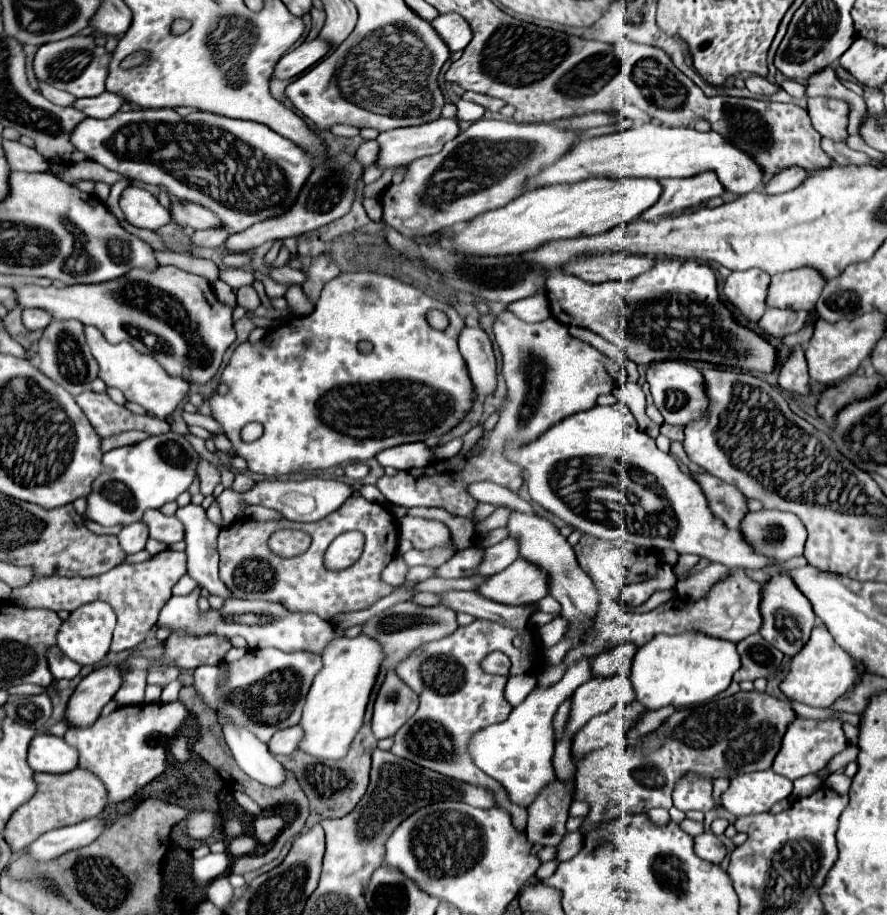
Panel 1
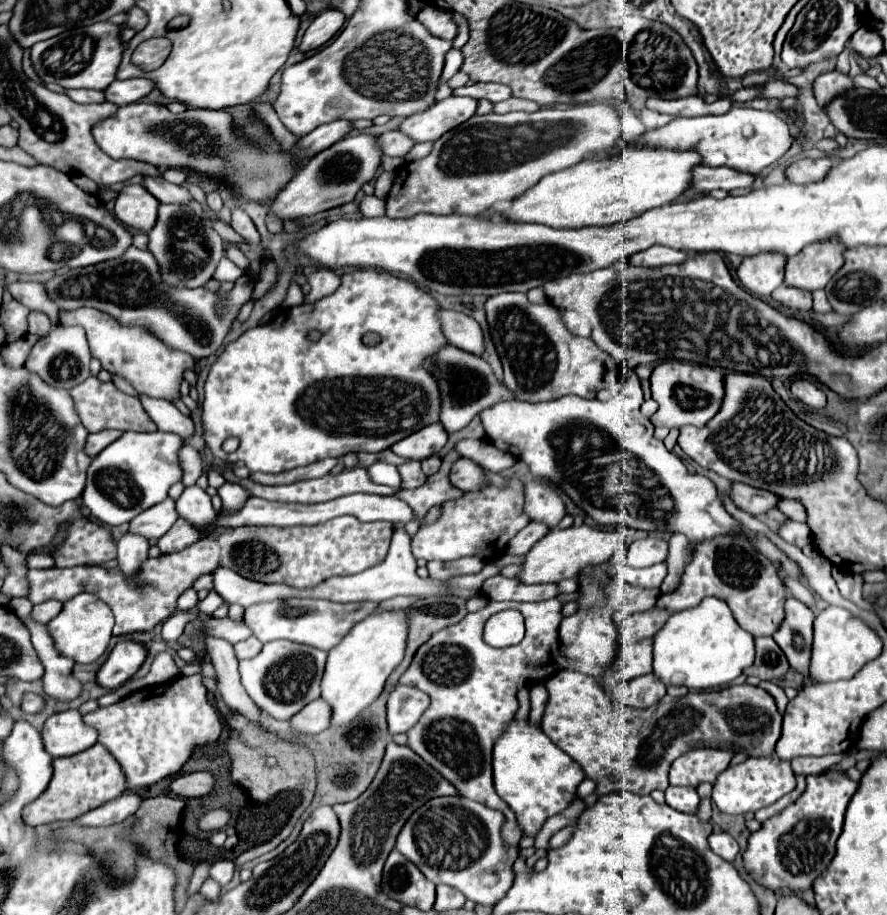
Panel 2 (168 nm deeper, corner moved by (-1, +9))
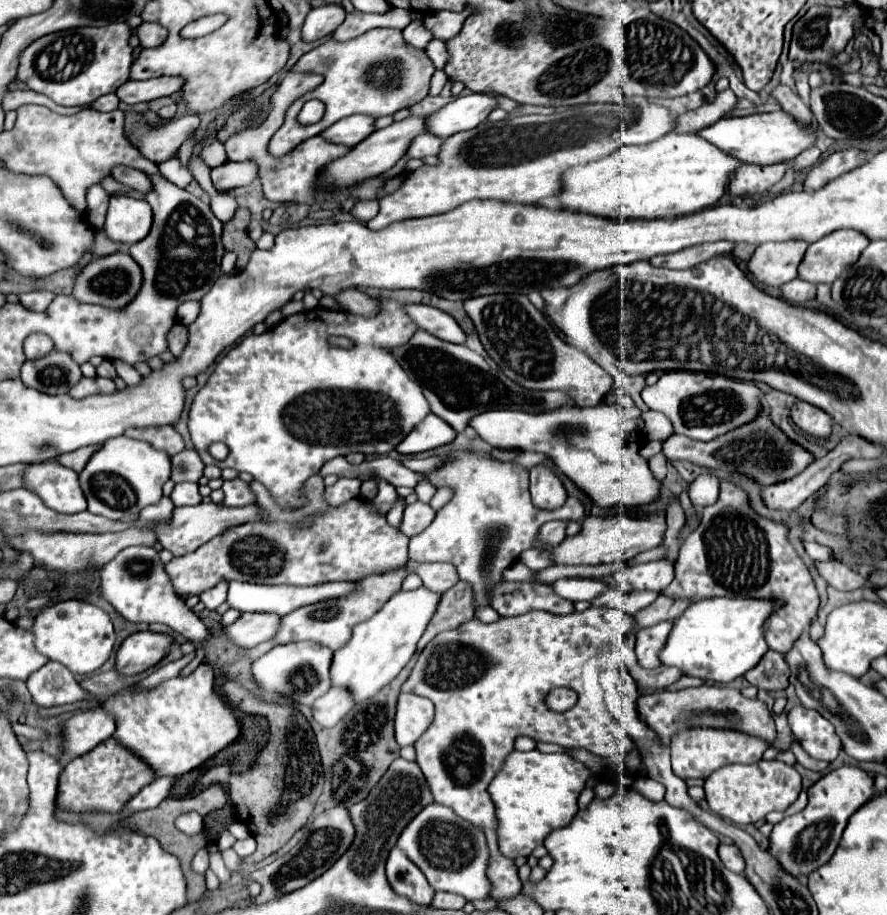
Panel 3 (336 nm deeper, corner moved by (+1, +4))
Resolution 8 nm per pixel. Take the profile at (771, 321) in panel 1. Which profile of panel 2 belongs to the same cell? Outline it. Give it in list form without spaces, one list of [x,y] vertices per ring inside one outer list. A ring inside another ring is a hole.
[[[779,286],[771,298],[775,302],[779,302],[785,308],[797,310],[797,312],[809,312],[811,310],[811,294],[797,290],[797,288],[789,288],[789,286]]]

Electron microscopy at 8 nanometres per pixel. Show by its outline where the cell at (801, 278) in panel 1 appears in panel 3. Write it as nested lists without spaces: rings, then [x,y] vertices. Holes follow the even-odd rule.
[[[839,229],[809,245],[801,265],[799,277],[811,283],[833,283],[843,269],[851,267],[855,259],[871,243],[855,229]]]

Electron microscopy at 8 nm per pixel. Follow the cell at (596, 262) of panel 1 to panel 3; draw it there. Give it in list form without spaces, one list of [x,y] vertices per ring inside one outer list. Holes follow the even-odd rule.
[[[727,241],[703,243],[699,247],[687,247],[671,255],[657,255],[651,259],[651,263],[657,267],[667,267],[667,269],[691,269],[697,263],[703,263],[715,255],[731,253],[733,249],[735,249],[735,243],[727,243]]]

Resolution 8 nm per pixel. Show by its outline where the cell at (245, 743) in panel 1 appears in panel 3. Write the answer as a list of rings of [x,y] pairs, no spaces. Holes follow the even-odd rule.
[[[135,545],[119,551],[99,573],[99,593],[115,611],[131,623],[163,623],[193,643],[207,643],[209,629],[175,593],[175,587],[159,559],[157,549]]]

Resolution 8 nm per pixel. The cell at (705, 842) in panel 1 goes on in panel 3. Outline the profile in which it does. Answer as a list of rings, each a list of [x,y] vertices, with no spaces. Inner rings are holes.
[[[719,845],[719,857],[723,861],[725,867],[729,867],[735,873],[743,873],[745,869],[745,861],[739,853],[739,849],[735,845]]]

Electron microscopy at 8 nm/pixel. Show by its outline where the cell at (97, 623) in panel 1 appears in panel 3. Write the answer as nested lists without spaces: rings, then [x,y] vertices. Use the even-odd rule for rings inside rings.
[[[67,599],[41,609],[33,621],[35,647],[39,653],[65,665],[73,675],[89,675],[97,671],[113,653],[115,631],[109,615],[85,601]]]

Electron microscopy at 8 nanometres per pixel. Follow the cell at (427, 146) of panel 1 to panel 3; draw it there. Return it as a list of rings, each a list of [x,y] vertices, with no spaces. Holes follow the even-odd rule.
[[[471,93],[467,97],[457,97],[443,109],[431,113],[429,117],[429,133],[439,135],[443,139],[459,133],[475,129],[483,123],[489,113],[497,109],[497,97],[487,93]]]

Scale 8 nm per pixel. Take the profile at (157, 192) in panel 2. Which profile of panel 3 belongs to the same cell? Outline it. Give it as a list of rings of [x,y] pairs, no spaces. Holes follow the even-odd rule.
[[[115,167],[115,171],[111,171],[111,177],[131,189],[141,191],[141,193],[151,191],[151,181],[147,179],[147,175],[143,171],[135,171],[131,167]]]

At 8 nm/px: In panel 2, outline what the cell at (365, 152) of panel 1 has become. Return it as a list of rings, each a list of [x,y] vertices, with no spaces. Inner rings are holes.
[[[387,132],[387,134],[381,134],[377,140],[385,156],[405,156],[413,146],[413,140],[401,132]]]

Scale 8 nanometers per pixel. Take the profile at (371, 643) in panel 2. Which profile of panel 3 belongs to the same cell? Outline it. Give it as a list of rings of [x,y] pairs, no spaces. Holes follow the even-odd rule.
[[[419,587],[413,591],[397,591],[371,619],[359,623],[353,629],[351,641],[335,651],[331,665],[333,685],[345,685],[357,703],[379,693],[389,681],[393,681],[399,671],[409,663],[409,659],[417,651],[417,641],[421,639],[425,627],[435,615],[435,607],[439,605],[441,593],[427,591],[427,587]]]

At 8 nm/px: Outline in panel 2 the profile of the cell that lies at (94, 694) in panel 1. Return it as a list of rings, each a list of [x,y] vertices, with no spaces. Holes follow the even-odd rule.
[[[131,640],[119,642],[109,652],[109,658],[105,660],[105,664],[99,668],[97,684],[107,690],[119,688],[139,670],[145,656],[147,656],[147,650],[143,648],[143,644],[137,644]]]

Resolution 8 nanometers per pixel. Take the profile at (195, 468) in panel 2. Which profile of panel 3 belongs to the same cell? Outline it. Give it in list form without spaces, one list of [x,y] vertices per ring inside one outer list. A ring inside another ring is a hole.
[[[183,451],[177,453],[175,457],[171,457],[171,479],[175,483],[179,481],[199,481],[199,477],[203,475],[203,461],[199,459],[197,451]]]

